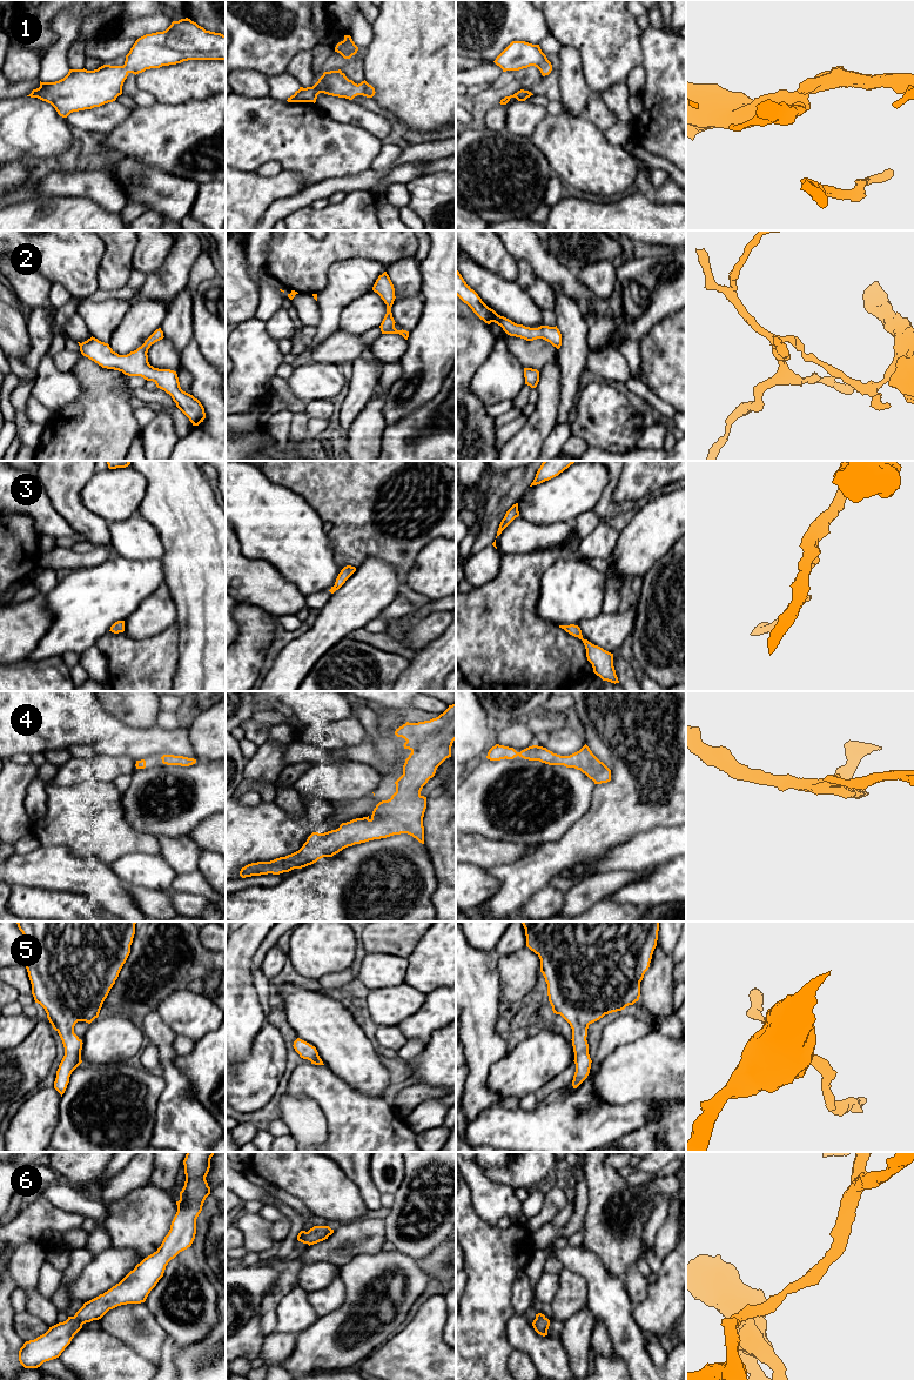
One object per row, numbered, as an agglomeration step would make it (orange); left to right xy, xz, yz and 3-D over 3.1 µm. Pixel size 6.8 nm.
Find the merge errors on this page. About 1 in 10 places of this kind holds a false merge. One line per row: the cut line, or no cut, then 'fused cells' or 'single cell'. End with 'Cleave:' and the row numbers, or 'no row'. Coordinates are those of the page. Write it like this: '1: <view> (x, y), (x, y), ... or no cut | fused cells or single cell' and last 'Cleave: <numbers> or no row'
1: no cut | single cell
2: no cut | single cell
3: no cut | single cell
4: no cut | single cell
5: no cut | single cell
6: no cut | single cell
Cleave: no row

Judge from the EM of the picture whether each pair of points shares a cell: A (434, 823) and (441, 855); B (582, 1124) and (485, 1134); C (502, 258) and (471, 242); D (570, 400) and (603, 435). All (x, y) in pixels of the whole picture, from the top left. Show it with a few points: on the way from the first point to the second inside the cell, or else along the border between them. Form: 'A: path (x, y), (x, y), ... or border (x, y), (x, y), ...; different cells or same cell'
A: path (441, 831), (441, 846); same cell
B: path (558, 1131), (509, 1131); same cell
C: path (495, 258), (478, 242); same cell
D: border (579, 390), (575, 402); different cells

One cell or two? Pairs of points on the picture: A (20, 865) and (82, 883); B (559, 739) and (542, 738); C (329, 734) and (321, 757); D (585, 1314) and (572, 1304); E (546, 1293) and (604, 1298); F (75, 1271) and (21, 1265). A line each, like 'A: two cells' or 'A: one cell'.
A: one cell
B: two cells
C: two cells
D: two cells
E: two cells
F: two cells

